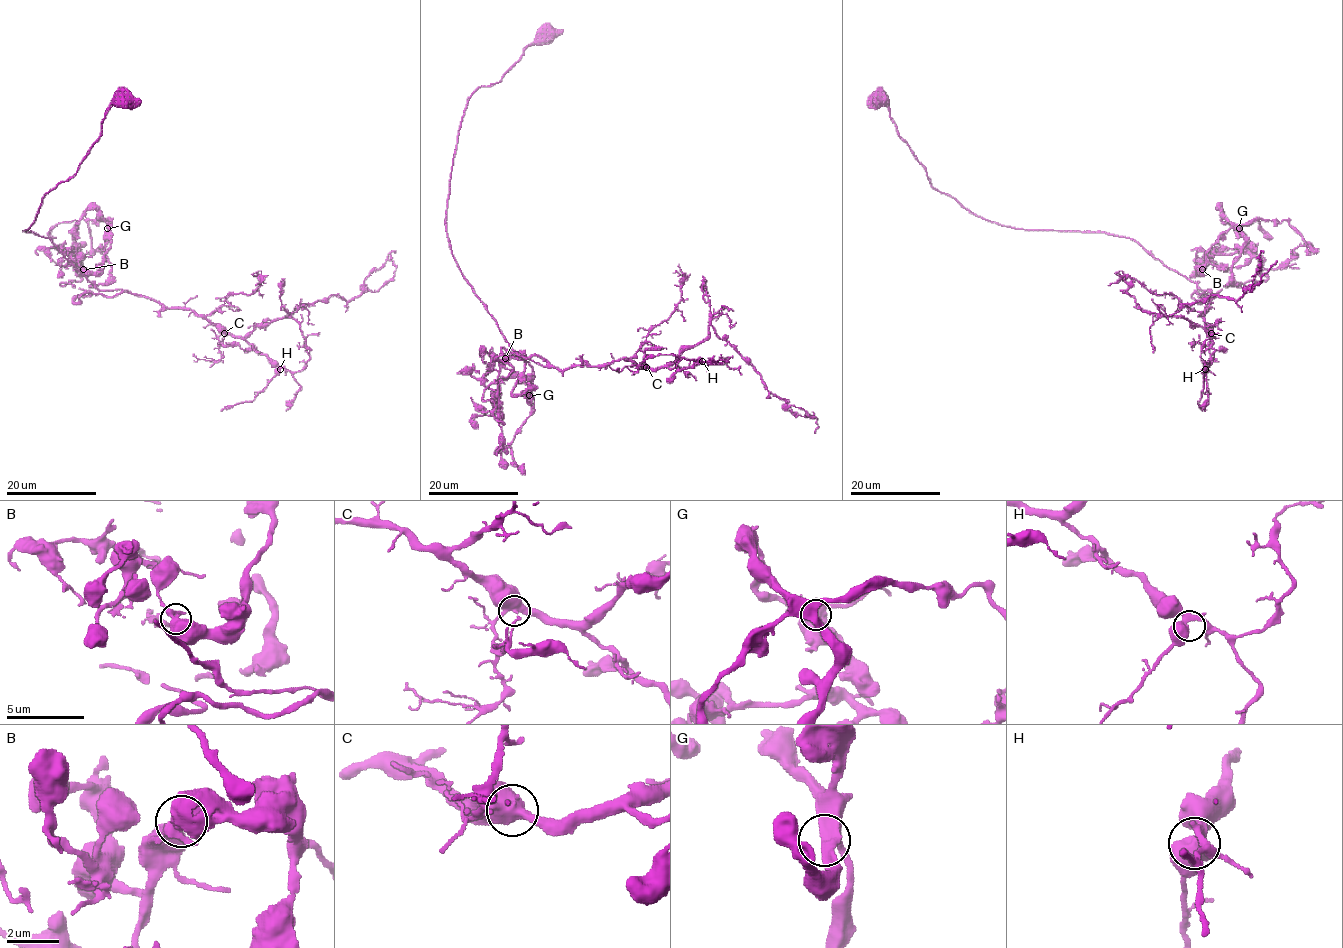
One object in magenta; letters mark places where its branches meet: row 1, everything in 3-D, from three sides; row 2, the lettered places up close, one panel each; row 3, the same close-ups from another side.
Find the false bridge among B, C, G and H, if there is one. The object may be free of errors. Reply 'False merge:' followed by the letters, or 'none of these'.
False merge: B

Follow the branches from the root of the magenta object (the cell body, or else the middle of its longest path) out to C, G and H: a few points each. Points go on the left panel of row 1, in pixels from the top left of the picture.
C: (123, 98), (23, 231), (47, 237), (100, 290), (188, 308), (224, 333)
G: (123, 98), (23, 231), (47, 237), (94, 282), (107, 228)
H: (123, 98), (23, 231), (47, 237), (100, 290), (188, 308), (280, 369)

